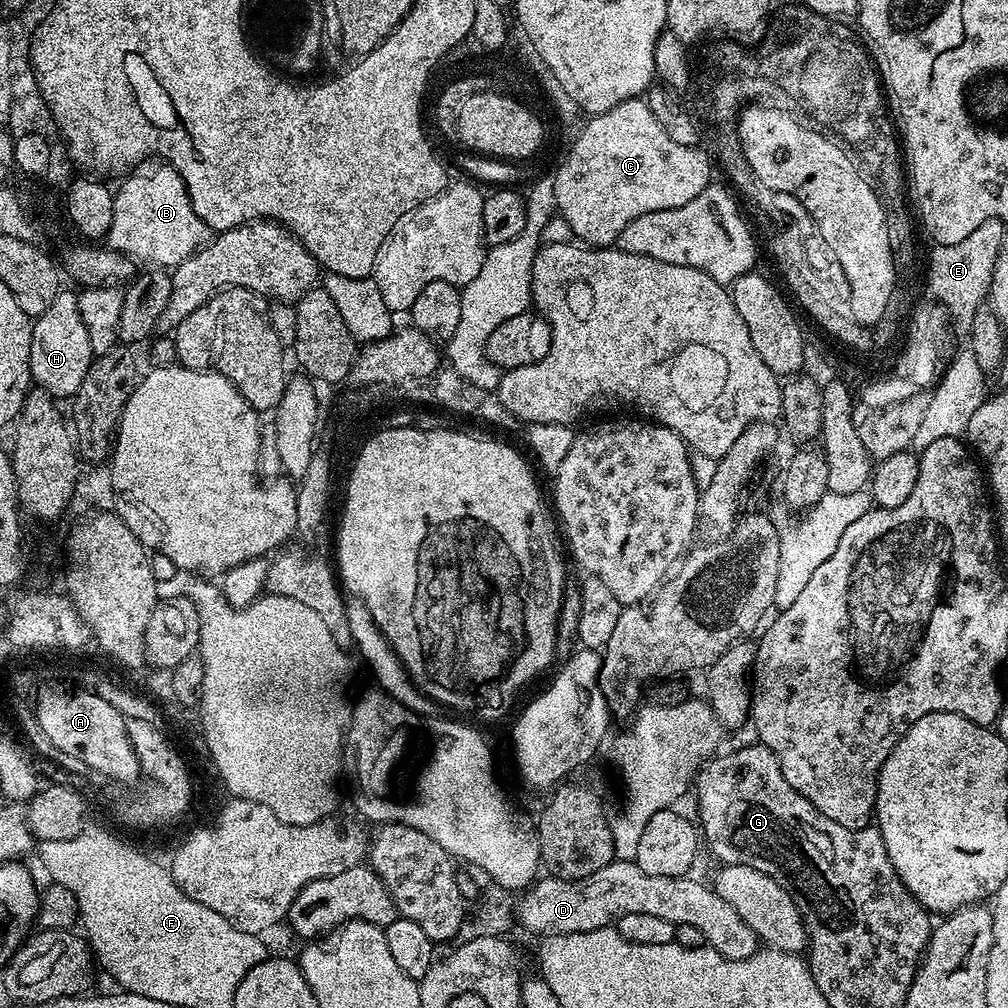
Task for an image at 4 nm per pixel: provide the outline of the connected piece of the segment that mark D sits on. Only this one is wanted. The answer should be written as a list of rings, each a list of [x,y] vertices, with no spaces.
[[[614,859],[611,864],[589,877],[578,880],[560,880],[552,875],[537,879],[519,897],[514,916],[528,932],[540,932],[541,937],[565,936],[589,932],[615,925],[622,914],[654,914],[671,924],[698,926],[707,947],[720,952],[728,960],[745,960],[758,951],[754,930],[738,918],[738,910],[716,893],[715,887],[699,884],[688,876],[662,878],[646,874],[630,860]]]

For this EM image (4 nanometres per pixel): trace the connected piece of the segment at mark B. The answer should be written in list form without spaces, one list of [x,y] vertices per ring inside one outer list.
[[[171,166],[160,167],[164,168],[154,169],[149,176],[129,175],[123,181],[125,184],[115,189],[112,225],[106,244],[113,253],[123,254],[133,261],[149,260],[152,263],[149,265],[172,270],[208,243],[210,230],[194,210],[180,175]]]

